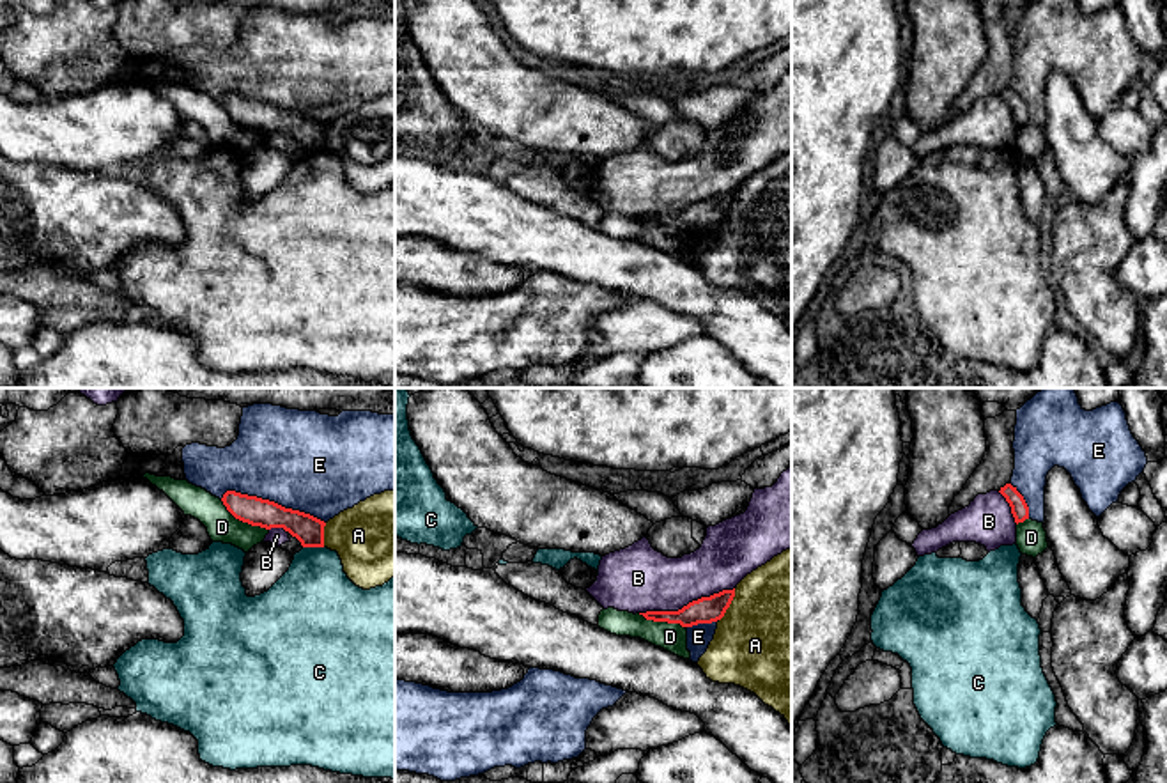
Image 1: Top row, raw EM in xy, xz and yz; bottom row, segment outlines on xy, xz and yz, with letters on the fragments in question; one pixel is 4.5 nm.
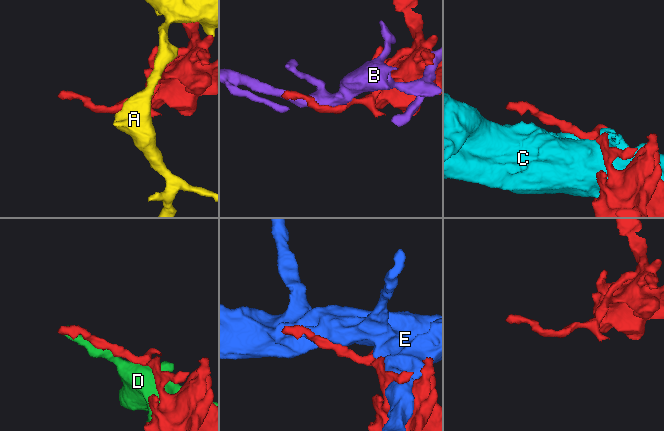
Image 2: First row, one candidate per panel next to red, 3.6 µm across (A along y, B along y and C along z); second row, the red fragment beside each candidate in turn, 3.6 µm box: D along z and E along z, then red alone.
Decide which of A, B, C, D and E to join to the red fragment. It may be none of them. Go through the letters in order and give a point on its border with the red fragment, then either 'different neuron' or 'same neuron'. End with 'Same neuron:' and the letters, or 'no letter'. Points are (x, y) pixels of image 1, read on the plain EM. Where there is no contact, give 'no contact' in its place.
A: contact xz (730, 206); different neuron
B: contact xz (687, 208); different neuron
C: contact xy (314, 149); different neuron
D: contact xy (243, 124); different neuron
E: contact xy (273, 105); different neuron
Same neuron: no letter

